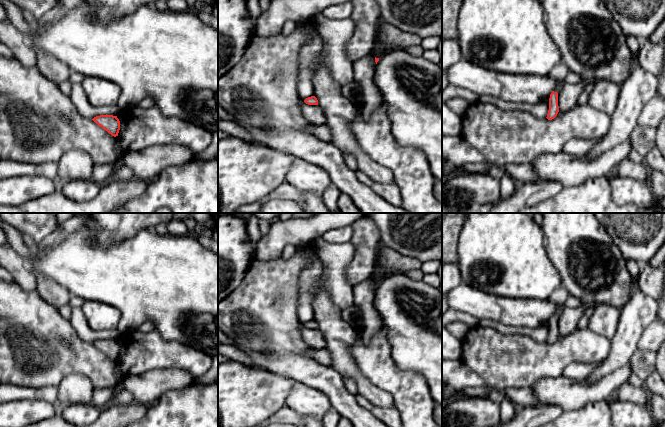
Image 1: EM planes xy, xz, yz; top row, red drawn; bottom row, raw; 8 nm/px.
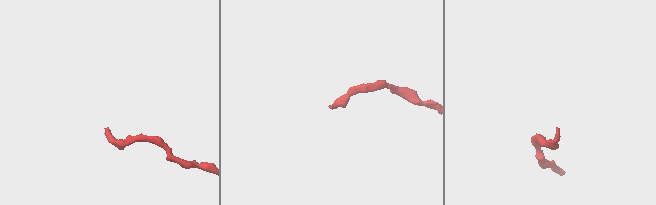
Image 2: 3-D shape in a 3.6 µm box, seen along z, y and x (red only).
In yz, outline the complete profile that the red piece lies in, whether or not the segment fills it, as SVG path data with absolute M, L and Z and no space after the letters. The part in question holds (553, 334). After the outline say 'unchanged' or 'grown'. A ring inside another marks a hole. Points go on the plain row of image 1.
M557 304L555 312L552 315L552 317L550 318L549 334L548 334L548 338L547 338L547 341L546 341L548 344L554 343L559 336L558 317L560 316L563 308L564 308L564 305Z | grown

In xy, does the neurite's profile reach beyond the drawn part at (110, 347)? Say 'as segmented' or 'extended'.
as segmented

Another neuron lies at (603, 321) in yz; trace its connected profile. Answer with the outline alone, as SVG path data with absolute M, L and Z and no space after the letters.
M597 305L588 318L588 328L594 333L611 340L615 335L620 313L620 308Z

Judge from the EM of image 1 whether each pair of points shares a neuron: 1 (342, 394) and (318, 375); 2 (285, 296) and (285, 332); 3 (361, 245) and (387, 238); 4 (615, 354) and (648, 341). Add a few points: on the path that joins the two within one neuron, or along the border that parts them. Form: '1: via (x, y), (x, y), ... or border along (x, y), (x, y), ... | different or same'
1: via (336, 390), (324, 378) | same
2: via (285, 305), (285, 323) | same
3: border along (374, 223), (378, 229), (381, 243) | different
4: border along (649, 324), (643, 331), (636, 348) | different

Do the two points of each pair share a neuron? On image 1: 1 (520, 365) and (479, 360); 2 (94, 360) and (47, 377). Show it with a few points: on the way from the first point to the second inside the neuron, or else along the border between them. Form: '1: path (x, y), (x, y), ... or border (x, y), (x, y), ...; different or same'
1: path (510, 361), (489, 360); same
2: path (82, 360), (64, 360), (59, 365); same

